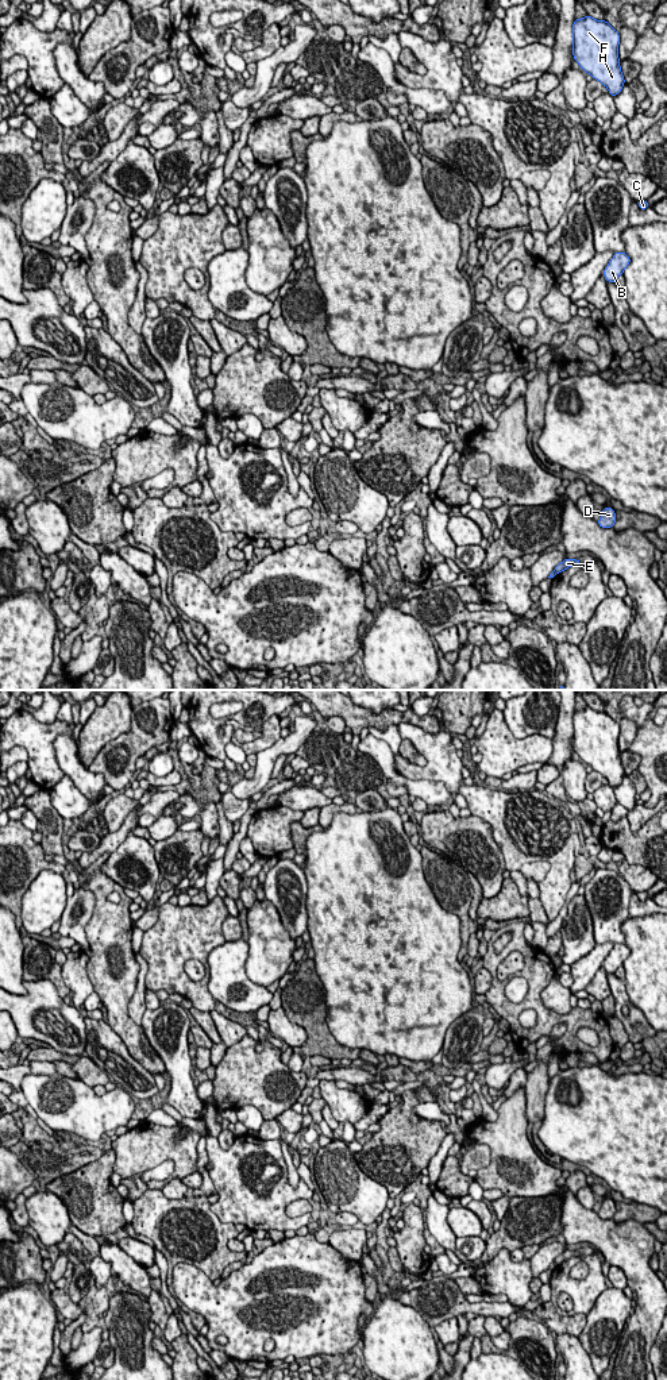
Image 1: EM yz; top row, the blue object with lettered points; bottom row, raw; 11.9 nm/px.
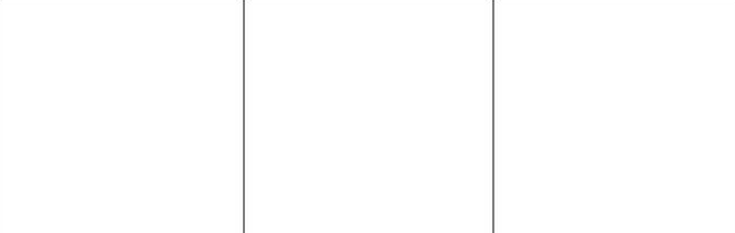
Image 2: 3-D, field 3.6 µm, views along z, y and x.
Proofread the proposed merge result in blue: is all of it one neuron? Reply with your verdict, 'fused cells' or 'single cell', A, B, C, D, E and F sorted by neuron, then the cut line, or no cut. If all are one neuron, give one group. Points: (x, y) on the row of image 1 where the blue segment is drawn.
fused cells; A B C D F / E; cut in yz along (554, 570), (555, 574)

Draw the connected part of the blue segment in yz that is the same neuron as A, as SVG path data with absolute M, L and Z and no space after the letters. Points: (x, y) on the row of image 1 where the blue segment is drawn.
M590 15L574 19L572 55L579 68L608 88L610 96L622 90L625 78L618 58L620 34L606 22Z

